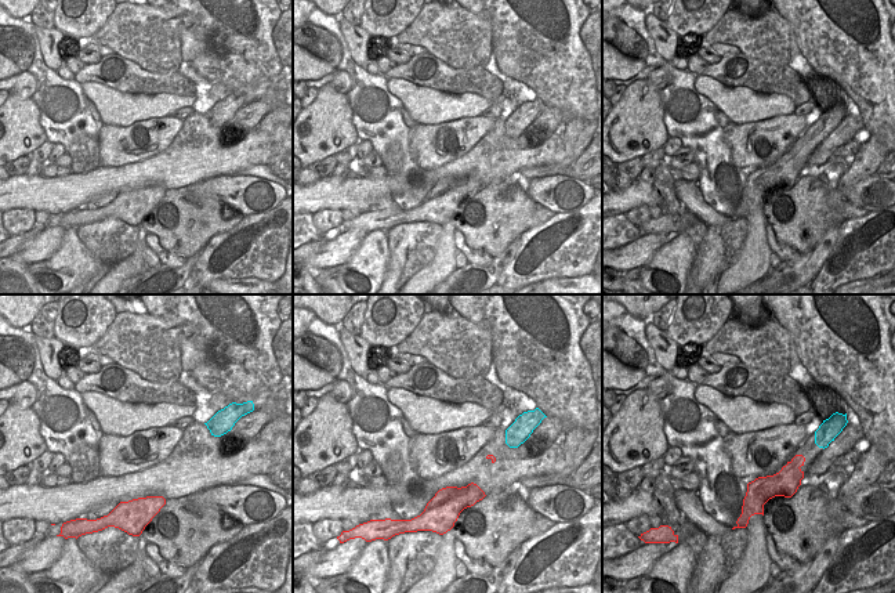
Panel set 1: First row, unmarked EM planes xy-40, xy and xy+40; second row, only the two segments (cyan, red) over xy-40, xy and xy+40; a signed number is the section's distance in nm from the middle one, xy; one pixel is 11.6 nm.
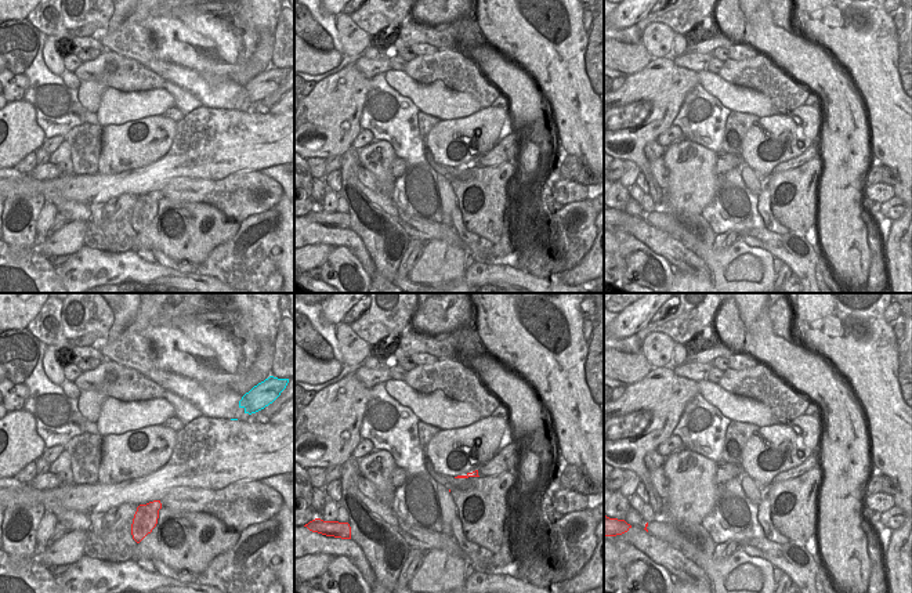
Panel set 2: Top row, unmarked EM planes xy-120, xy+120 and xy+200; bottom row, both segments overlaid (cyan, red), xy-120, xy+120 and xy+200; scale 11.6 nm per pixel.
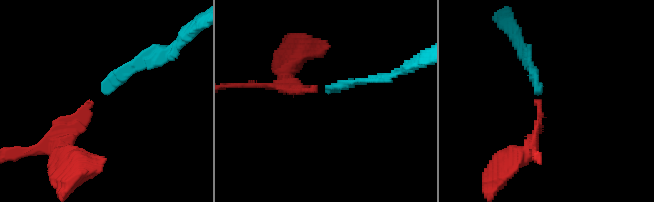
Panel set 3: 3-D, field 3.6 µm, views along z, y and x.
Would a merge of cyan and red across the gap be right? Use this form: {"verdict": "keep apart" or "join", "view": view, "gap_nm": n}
{"verdict": "join", "view": "xy", "gap_nm": 220}

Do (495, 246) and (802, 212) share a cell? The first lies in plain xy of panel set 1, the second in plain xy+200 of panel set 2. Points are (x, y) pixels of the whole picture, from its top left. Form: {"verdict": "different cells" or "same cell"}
{"verdict": "same cell"}

